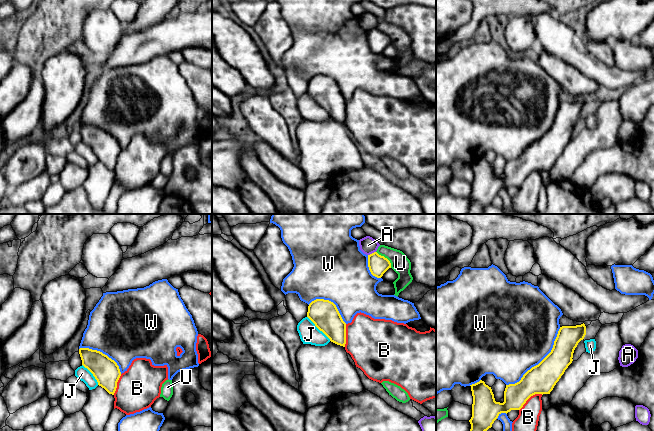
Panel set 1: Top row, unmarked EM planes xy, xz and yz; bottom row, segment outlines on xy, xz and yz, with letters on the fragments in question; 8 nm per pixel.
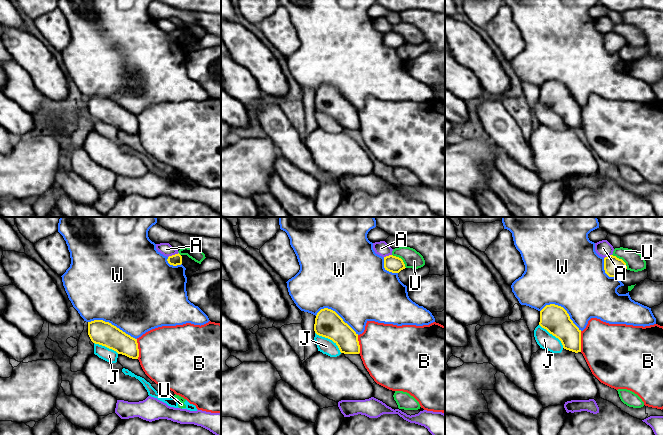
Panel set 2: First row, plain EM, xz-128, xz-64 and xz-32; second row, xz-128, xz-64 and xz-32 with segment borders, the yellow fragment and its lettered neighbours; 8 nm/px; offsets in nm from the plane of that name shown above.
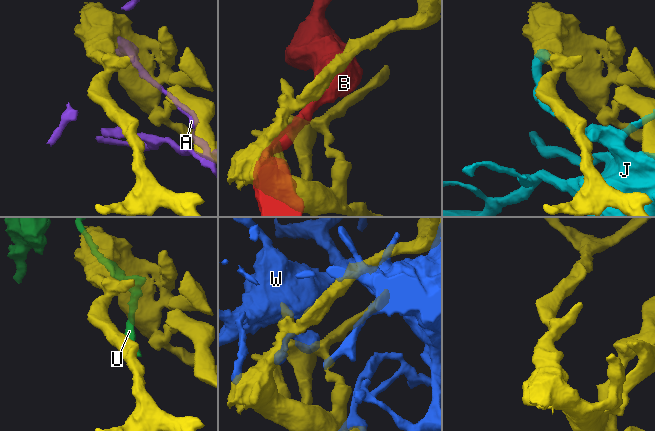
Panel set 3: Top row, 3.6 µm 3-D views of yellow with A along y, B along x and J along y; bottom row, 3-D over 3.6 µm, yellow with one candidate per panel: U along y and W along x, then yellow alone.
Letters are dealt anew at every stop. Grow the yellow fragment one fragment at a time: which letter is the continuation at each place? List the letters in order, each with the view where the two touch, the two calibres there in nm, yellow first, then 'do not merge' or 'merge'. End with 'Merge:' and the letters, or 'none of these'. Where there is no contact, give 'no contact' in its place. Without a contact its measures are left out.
A: xz | 160/140 nm | do not merge
B: yz | 240/190 nm | do not merge
J: xz | 220/160 nm | do not merge
U: xz | 160/150 nm | do not merge
W: yz | 240/500 nm | do not merge
Merge: none of these

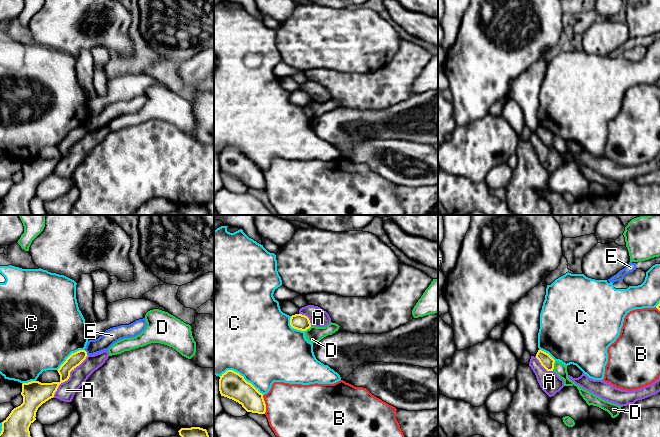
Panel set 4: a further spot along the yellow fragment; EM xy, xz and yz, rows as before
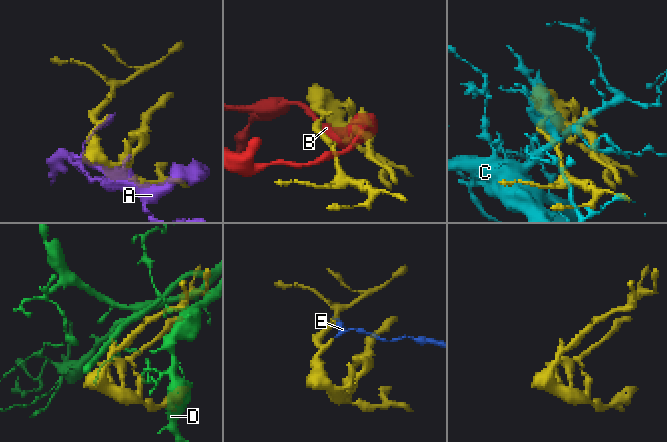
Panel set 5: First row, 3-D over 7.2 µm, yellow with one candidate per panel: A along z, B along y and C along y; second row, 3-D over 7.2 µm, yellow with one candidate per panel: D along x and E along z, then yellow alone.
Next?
A: xy | 150/140 nm | do not merge
B: xz | 190/460 nm | do not merge
C: xz | 220/500 nm | do not merge
D: yz | 100/100 nm | do not merge
E: xy | 110/120 nm | do not merge
Merge: none of these

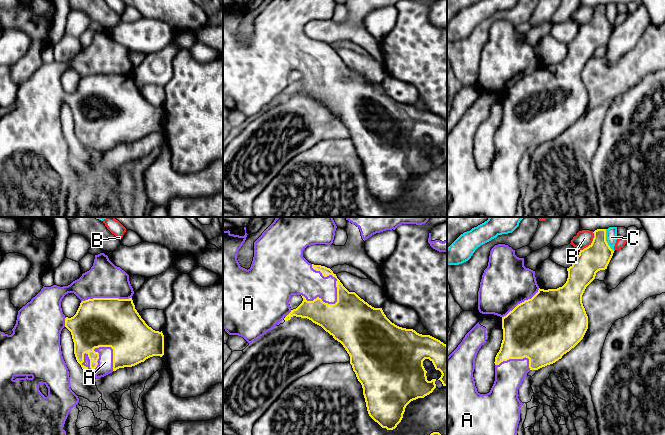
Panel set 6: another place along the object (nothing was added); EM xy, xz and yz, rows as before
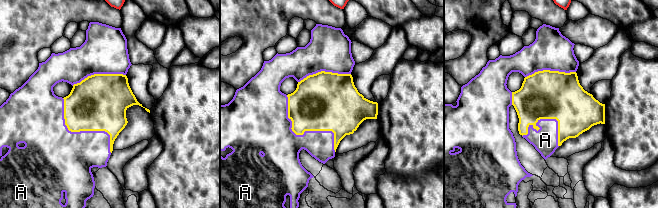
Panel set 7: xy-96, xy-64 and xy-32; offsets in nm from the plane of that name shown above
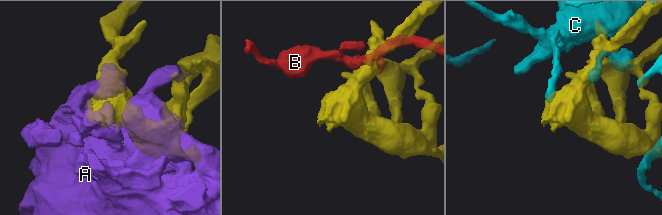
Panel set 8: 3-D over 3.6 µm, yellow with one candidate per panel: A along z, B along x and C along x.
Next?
A: xy | 400/130 nm | merge
B: yz | 220/140 nm | do not merge
C: yz | 220/100 nm | do not merge
Merge: A

